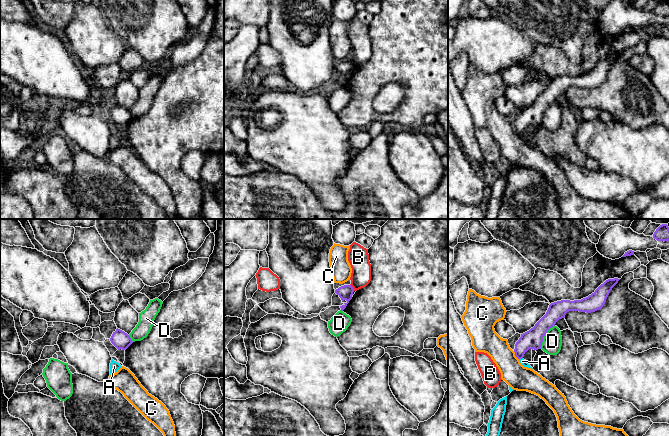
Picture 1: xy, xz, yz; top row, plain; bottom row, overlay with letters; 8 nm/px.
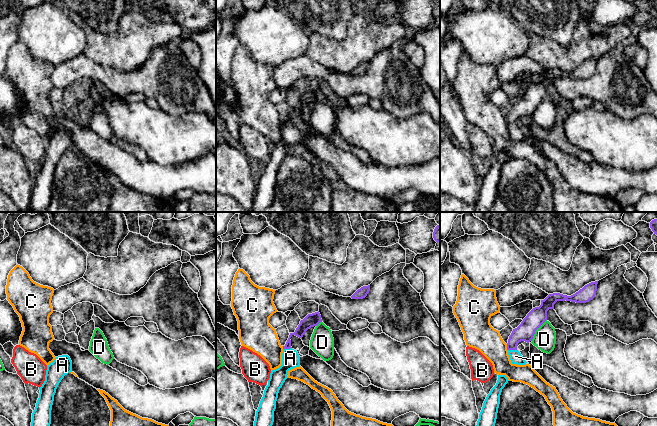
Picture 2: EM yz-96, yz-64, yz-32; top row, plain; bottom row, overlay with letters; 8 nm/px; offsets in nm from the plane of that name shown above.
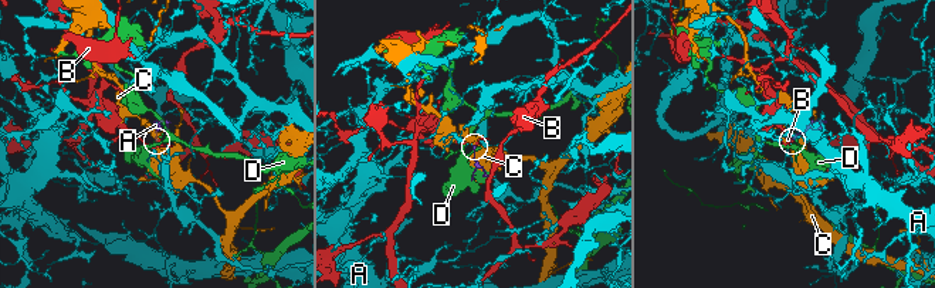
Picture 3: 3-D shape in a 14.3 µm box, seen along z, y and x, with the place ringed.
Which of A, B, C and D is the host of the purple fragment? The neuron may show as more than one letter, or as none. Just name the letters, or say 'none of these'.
A

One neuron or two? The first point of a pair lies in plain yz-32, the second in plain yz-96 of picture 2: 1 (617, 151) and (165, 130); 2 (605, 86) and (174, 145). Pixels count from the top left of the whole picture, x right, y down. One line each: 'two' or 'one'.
1: one
2: two

